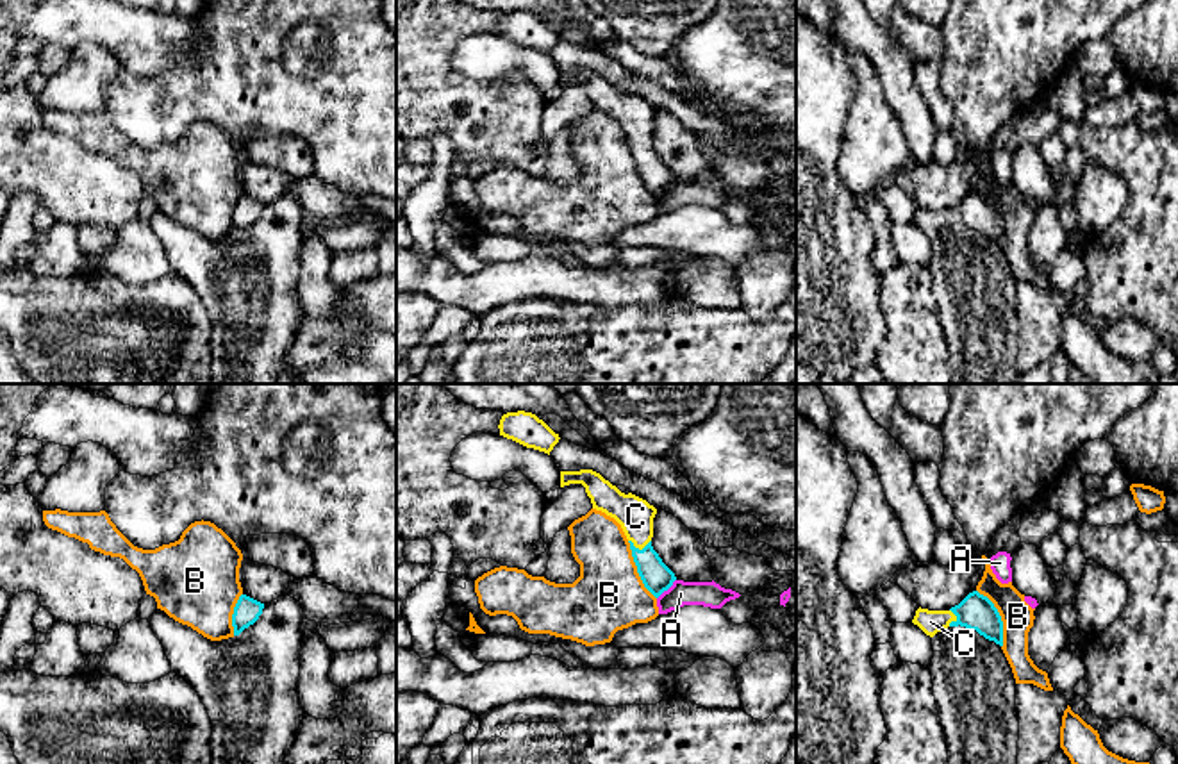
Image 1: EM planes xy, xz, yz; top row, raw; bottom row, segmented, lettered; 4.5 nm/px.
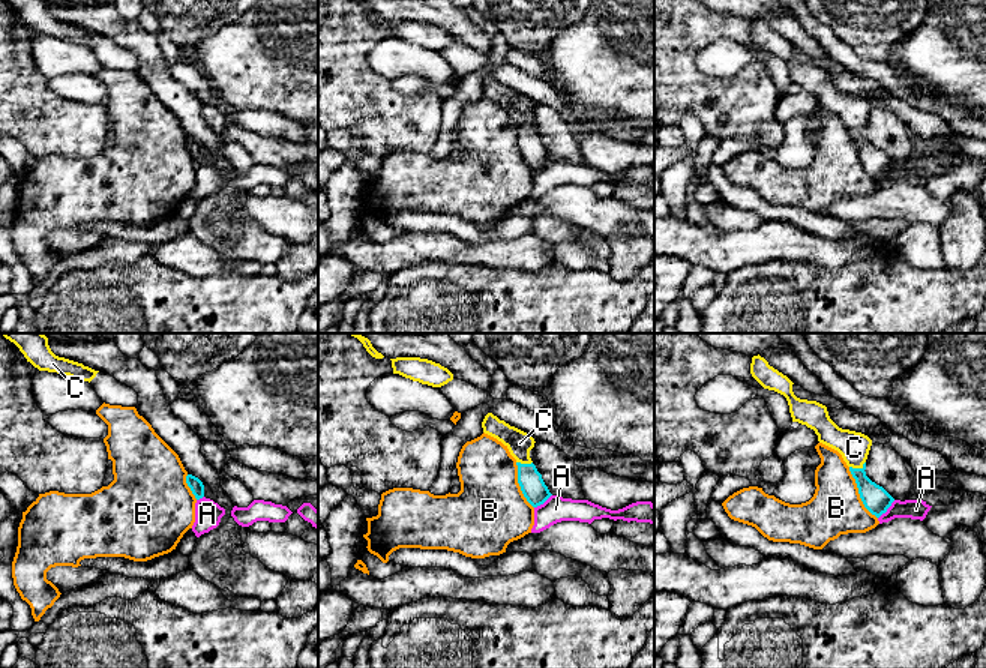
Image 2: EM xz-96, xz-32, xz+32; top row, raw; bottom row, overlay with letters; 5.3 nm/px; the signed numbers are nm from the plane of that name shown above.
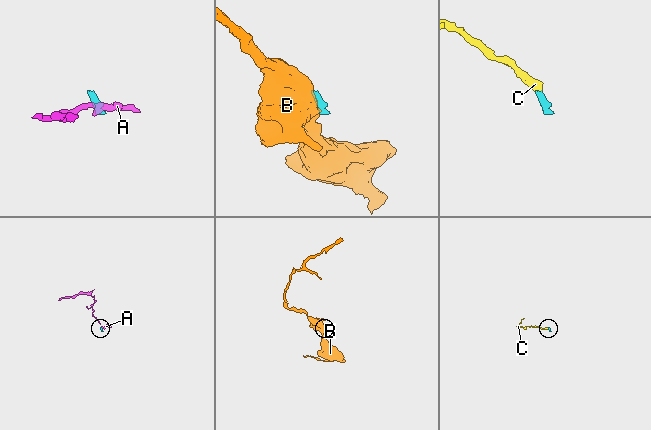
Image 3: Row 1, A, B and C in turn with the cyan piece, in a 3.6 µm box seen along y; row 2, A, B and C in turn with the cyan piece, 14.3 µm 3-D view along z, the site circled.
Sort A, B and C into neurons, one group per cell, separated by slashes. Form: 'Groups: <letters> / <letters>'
Groups: A / B / C

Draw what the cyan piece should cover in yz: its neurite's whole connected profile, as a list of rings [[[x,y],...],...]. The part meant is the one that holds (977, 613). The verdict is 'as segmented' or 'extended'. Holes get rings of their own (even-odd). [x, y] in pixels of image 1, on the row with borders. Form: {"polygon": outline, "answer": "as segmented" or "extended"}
{"polygon": [[[978,591],[969,593],[950,610],[917,609],[912,619],[926,635],[933,637],[948,627],[976,630],[989,641],[1003,646],[1003,621],[994,603]]], "answer": "extended"}

